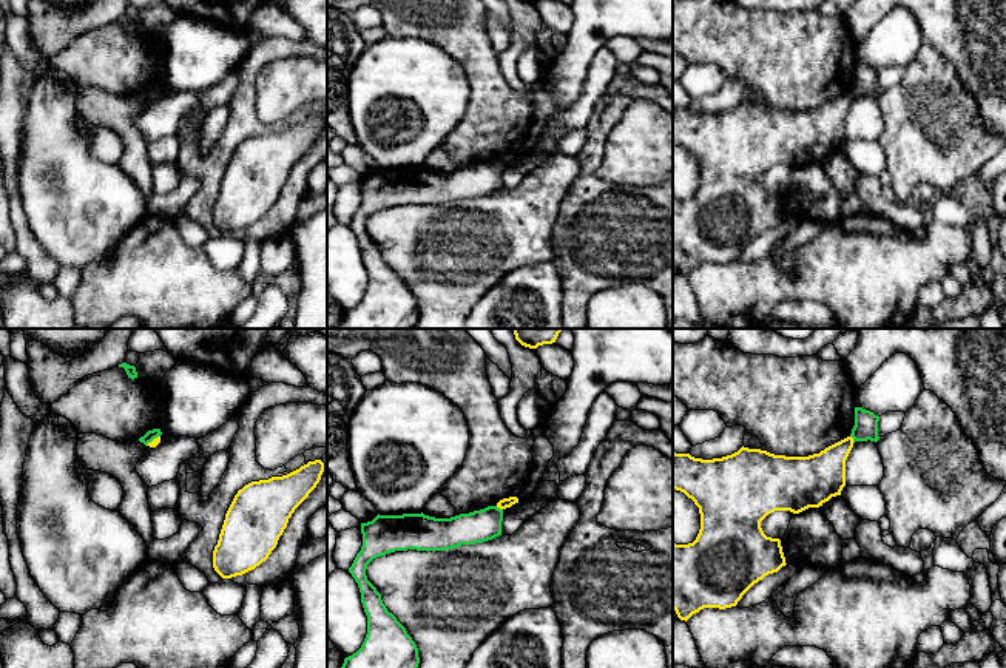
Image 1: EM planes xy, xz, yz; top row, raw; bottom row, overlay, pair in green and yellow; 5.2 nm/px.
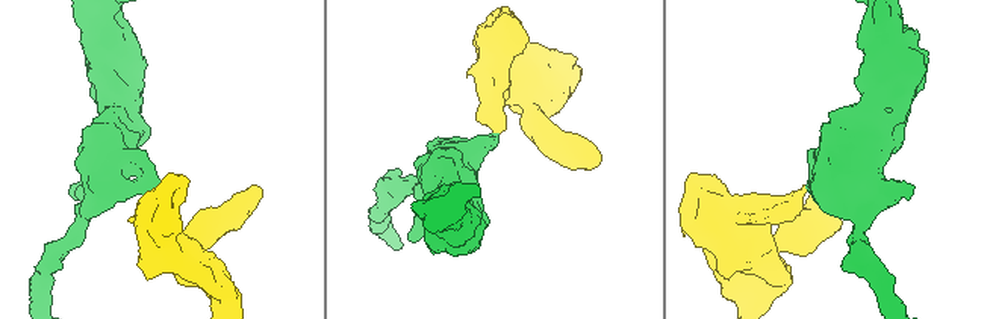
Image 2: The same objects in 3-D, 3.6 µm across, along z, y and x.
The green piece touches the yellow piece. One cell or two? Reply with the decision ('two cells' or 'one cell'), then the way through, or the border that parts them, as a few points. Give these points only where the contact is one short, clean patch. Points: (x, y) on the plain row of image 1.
two cells; border along xz (496, 161), (502, 164)

